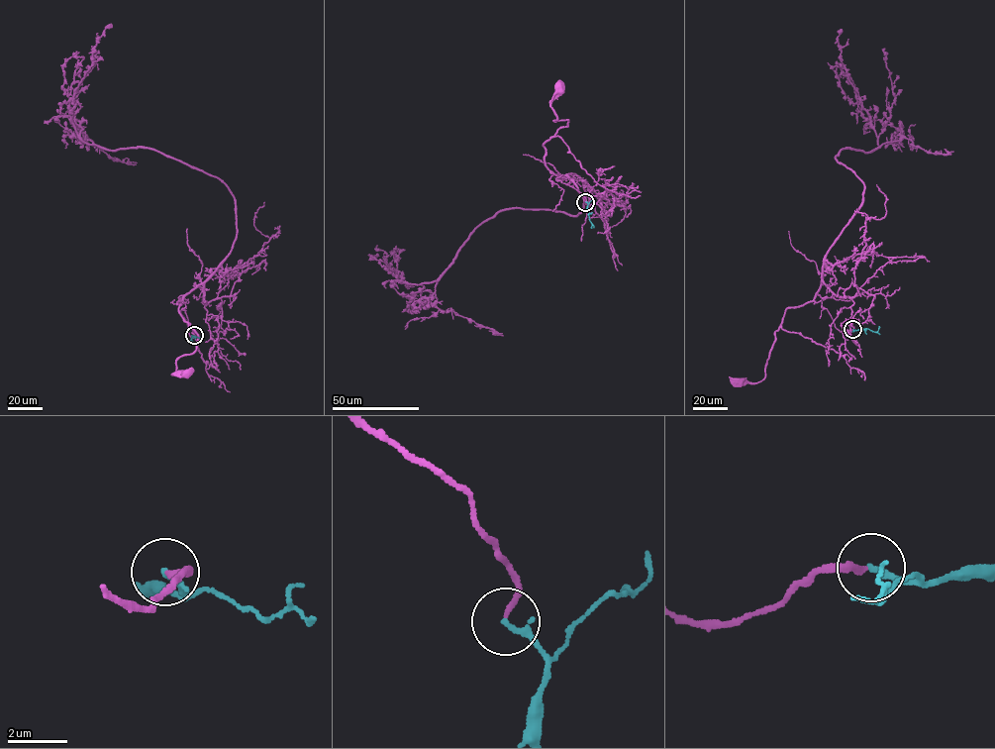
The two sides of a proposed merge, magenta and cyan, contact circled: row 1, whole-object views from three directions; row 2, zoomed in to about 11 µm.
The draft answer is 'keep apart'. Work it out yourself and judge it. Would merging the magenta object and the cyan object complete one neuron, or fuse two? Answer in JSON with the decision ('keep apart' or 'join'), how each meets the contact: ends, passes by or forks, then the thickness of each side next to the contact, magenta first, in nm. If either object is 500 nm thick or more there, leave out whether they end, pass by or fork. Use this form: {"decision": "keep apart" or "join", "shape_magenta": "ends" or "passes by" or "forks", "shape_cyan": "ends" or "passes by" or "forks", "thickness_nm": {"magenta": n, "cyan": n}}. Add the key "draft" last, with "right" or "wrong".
{"decision": "join", "shape_magenta": "ends", "shape_cyan": "ends", "thickness_nm": {"magenta": 170, "cyan": 200}, "draft": "wrong"}

